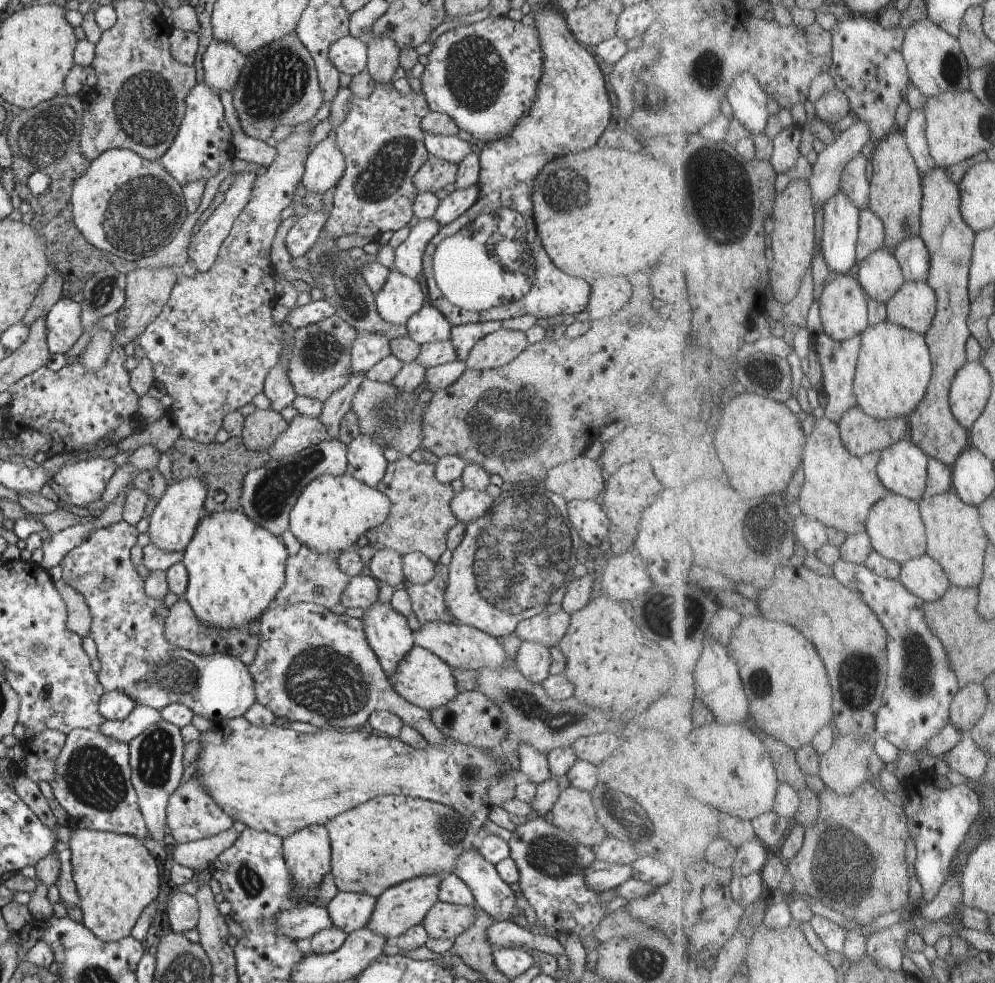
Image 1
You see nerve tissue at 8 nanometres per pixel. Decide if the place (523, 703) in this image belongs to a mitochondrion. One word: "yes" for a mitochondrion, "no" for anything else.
yes

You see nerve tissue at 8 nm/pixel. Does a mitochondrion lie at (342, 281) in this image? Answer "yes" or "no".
yes

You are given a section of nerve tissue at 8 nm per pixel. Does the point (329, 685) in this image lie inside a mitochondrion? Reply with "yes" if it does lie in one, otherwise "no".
yes

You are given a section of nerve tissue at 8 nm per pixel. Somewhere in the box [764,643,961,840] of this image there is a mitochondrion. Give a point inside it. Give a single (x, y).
(857, 678)

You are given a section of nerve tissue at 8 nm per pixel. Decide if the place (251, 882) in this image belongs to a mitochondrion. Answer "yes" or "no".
yes

